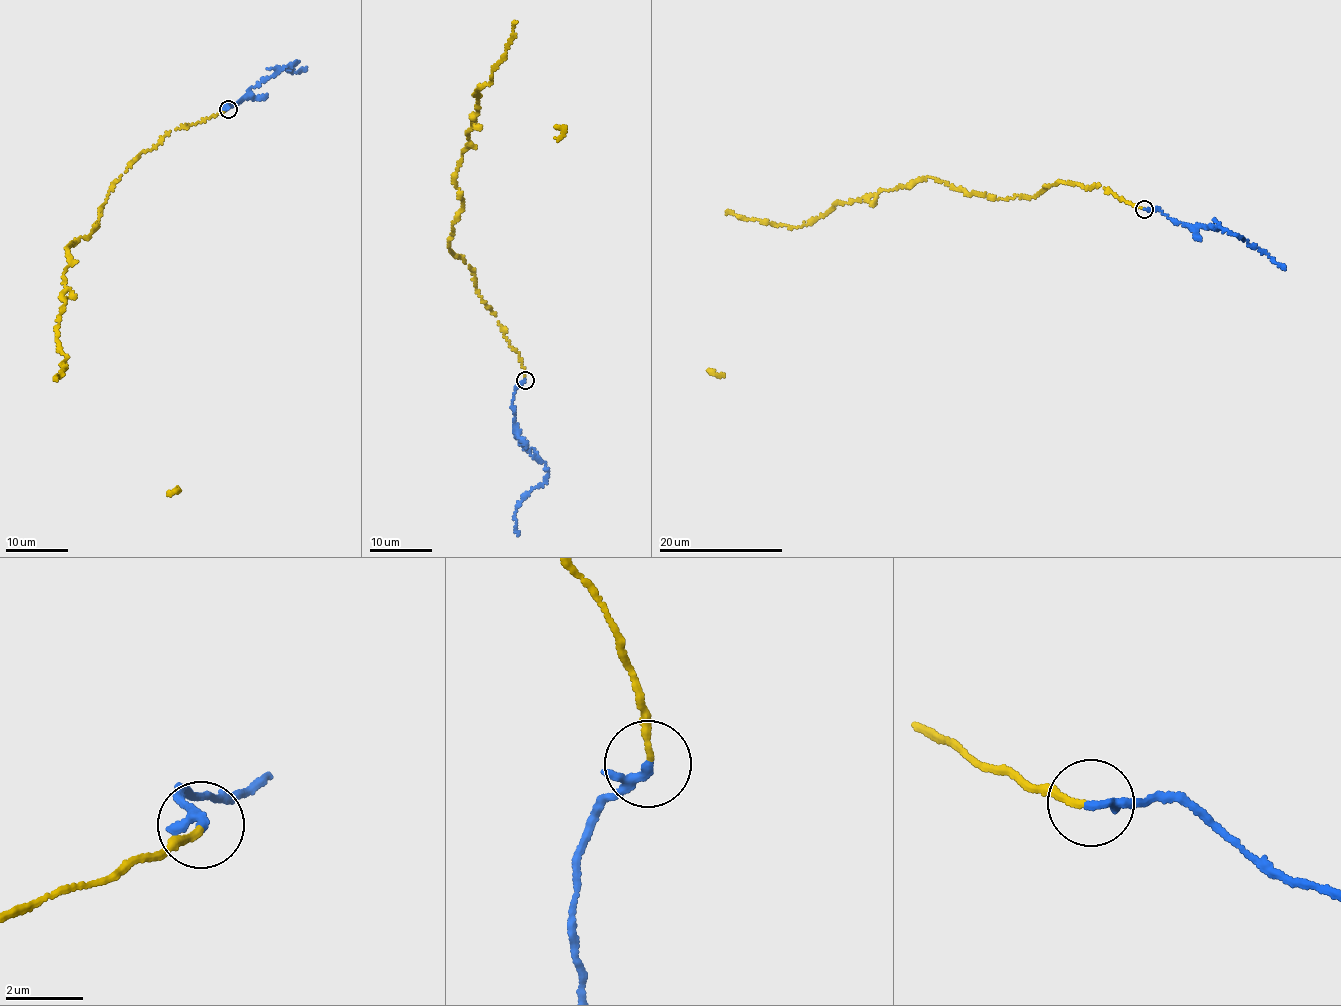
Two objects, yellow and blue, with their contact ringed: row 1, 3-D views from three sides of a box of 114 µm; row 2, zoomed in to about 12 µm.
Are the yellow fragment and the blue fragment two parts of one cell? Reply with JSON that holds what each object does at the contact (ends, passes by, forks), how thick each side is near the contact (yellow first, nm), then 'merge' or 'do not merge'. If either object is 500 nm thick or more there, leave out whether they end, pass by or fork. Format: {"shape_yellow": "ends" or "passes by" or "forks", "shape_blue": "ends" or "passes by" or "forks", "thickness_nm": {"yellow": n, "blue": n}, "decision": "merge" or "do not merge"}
{"shape_yellow": "ends", "shape_blue": "passes by", "thickness_nm": {"yellow": 160, "blue": 180}, "decision": "merge"}

